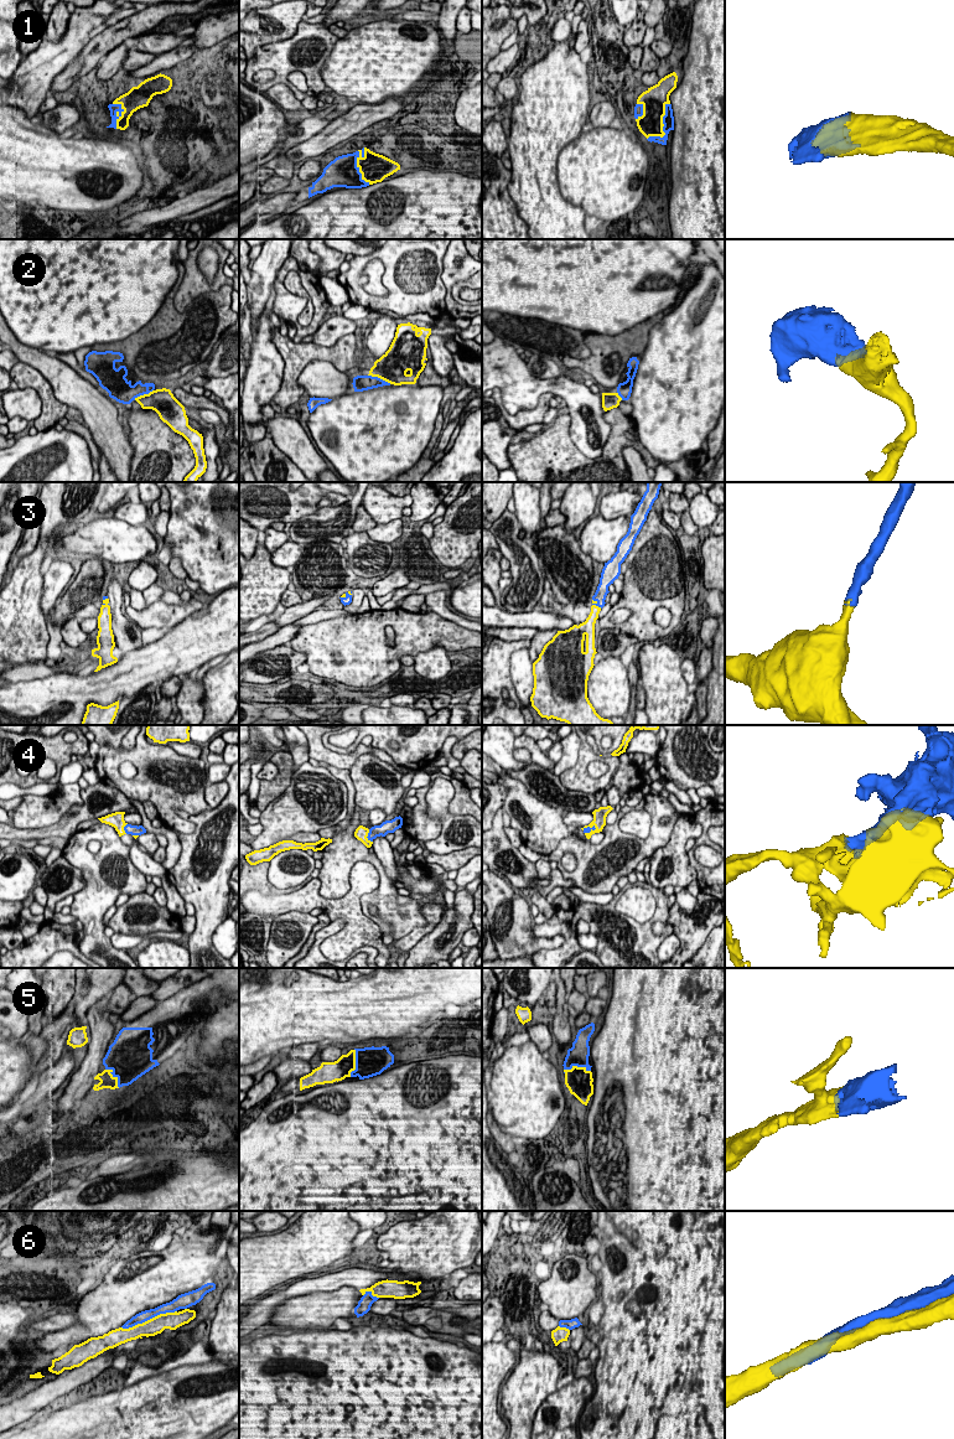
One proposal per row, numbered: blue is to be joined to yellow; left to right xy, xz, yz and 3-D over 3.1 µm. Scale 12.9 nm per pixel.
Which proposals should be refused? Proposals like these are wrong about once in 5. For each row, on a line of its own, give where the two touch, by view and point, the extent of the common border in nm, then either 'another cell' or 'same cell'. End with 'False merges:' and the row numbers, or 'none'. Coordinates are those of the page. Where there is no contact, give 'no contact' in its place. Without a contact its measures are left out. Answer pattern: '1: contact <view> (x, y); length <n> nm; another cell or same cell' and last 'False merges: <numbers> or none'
1: contact xz (357, 166); length 480 nm; same cell
2: contact xz (379, 377); length 320 nm; another cell
3: contact yz (596, 602); length 170 nm; same cell
4: contact xz (367, 836); length 180 nm; same cell
5: contact yz (576, 1066); length 360 nm; same cell
6: contact xy (150, 1319); length 750 nm; same cell
False merges: 2

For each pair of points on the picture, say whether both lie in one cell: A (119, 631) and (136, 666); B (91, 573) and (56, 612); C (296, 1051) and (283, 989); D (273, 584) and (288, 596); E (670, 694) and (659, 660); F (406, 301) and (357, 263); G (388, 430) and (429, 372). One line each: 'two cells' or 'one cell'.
A: two cells
B: one cell
C: two cells
D: two cells
E: one cell
F: one cell
G: two cells

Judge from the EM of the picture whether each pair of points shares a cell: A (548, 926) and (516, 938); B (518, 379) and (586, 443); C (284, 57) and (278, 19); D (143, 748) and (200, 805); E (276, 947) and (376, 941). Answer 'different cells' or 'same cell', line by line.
A: different cells
B: same cell
C: different cells
D: same cell
E: different cells

